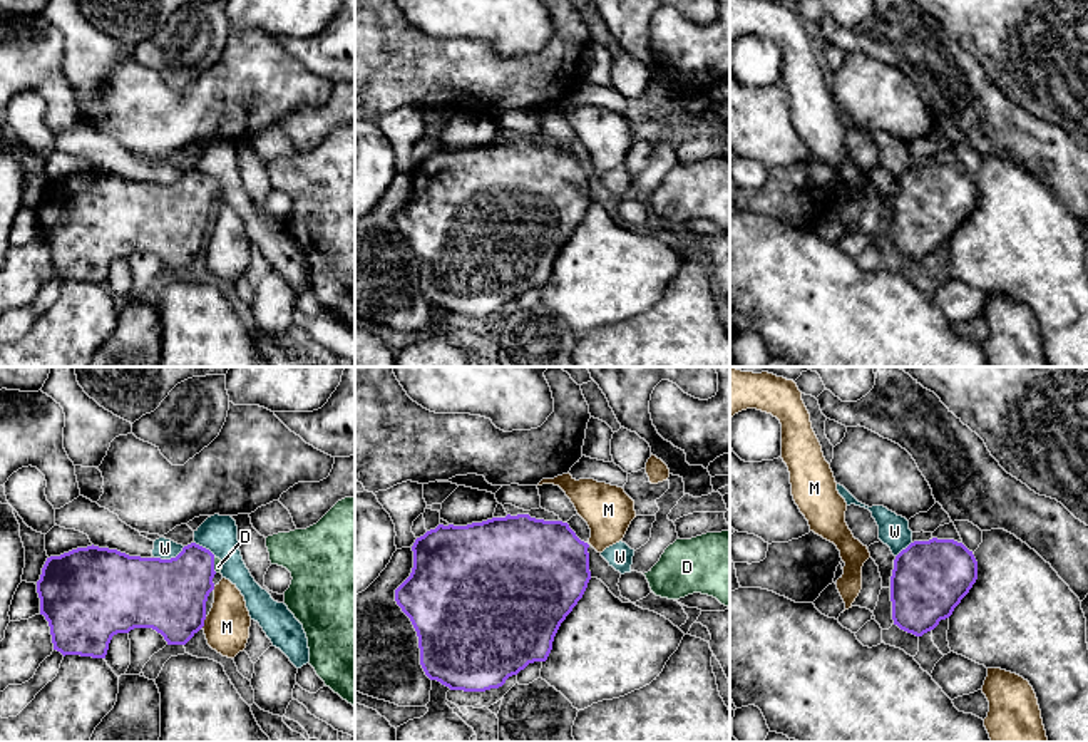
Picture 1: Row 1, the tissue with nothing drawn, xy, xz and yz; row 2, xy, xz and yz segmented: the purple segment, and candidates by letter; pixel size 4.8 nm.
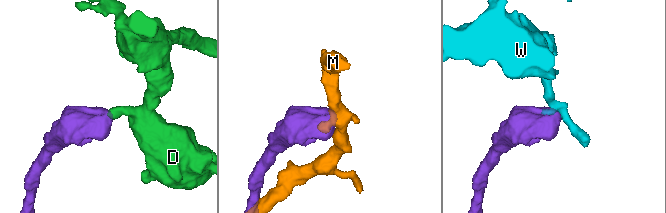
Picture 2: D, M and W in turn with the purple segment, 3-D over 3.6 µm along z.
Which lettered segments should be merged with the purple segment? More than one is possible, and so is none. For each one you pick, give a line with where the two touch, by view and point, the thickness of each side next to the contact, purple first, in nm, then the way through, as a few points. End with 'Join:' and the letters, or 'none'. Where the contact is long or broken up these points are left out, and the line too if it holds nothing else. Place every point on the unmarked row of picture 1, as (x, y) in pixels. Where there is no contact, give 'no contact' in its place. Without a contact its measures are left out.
D: contact xy (213, 190); calibres 340 and 50 nm; way xy (171, 220), (201, 190), (213, 190), (218, 191)
Join: D

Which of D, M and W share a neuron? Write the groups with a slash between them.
D / M / W

